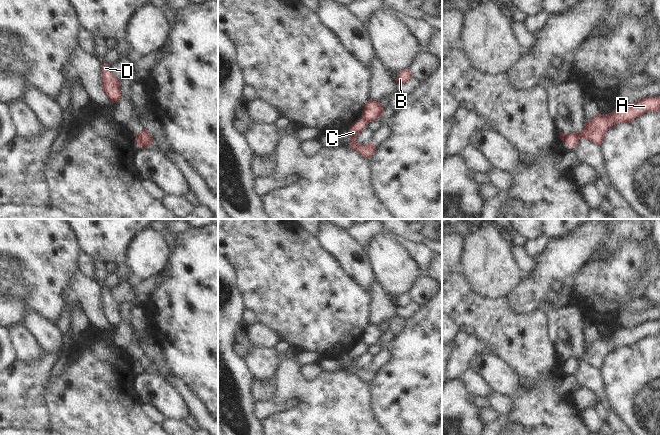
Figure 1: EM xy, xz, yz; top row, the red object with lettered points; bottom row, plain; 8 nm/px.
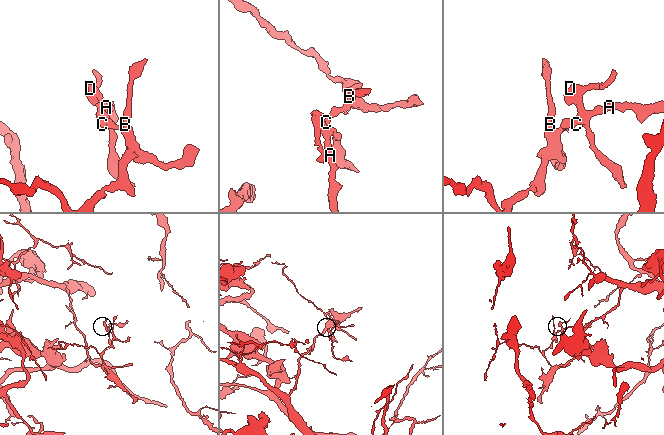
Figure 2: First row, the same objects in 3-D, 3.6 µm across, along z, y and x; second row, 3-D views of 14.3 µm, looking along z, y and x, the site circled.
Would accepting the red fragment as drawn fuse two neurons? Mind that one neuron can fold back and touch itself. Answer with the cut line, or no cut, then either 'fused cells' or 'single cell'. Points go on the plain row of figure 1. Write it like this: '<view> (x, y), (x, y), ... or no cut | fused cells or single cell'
yz (568, 359), (565, 366) | fused cells

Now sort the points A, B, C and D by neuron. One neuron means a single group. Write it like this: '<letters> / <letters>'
A C D / B

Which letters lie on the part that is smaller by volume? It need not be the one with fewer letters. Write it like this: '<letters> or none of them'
A, C, D.

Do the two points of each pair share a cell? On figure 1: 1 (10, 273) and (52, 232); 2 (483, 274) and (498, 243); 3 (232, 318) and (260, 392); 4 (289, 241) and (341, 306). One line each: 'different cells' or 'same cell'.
1: same cell
2: same cell
3: different cells
4: same cell

